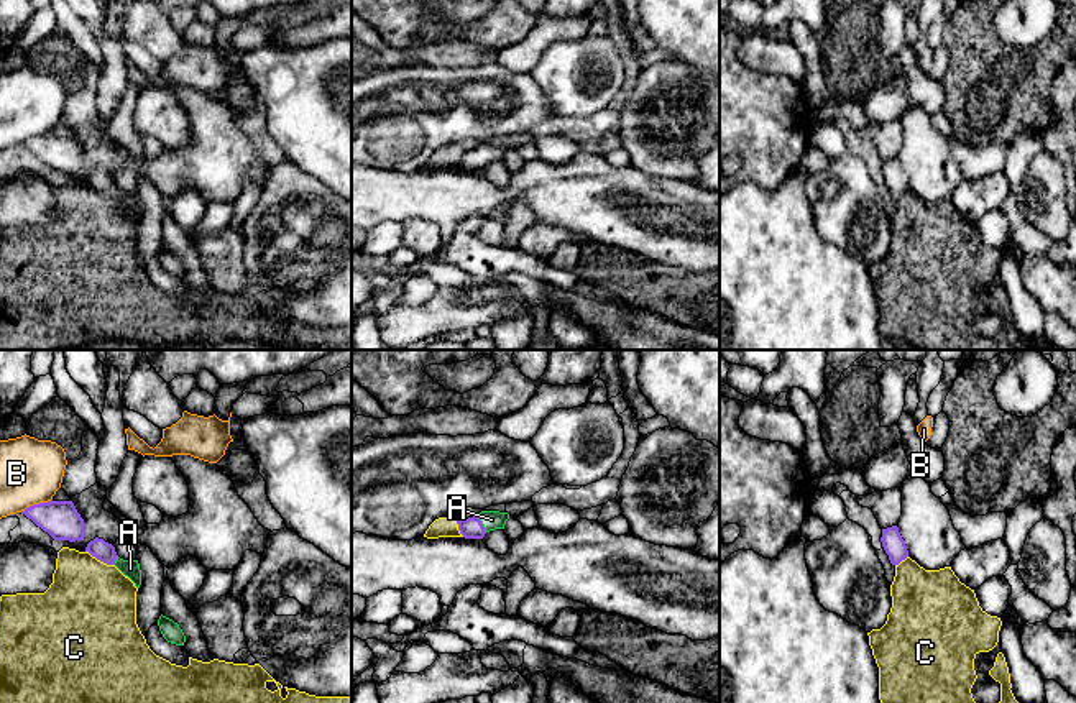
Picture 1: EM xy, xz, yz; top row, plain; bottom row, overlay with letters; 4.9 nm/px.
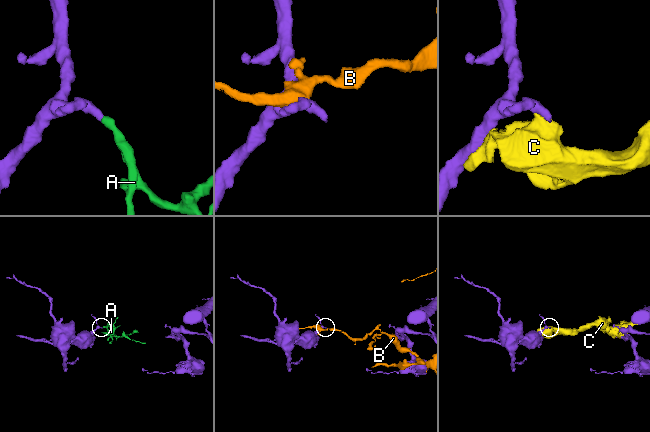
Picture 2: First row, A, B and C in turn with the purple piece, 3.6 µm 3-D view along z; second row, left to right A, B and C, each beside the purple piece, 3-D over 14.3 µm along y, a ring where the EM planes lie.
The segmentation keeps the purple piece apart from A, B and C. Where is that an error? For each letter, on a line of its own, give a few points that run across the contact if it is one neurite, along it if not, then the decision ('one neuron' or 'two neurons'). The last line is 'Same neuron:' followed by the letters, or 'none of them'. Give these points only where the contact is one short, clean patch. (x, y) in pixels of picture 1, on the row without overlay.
A: xz (472, 160), (482, 156), (492, 151) | one neuron
B: xy (51, 130), (33, 135), (20, 143) | two neurons
C: two neurons
Same neuron: A

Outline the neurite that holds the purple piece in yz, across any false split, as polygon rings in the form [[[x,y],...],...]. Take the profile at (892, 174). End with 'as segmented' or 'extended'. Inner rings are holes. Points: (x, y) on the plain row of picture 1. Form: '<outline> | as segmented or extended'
[[[897,158],[882,161],[881,174],[892,197],[899,197],[908,189],[905,172],[902,171]]] | as segmented

